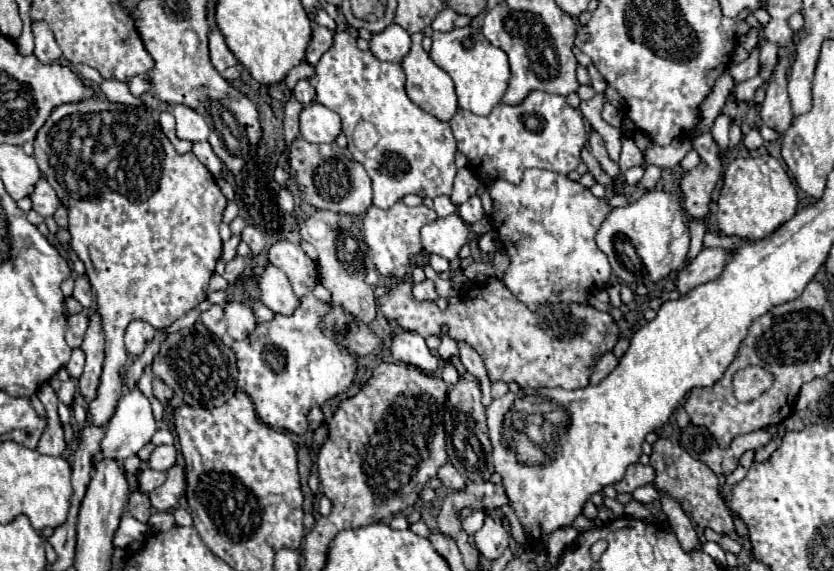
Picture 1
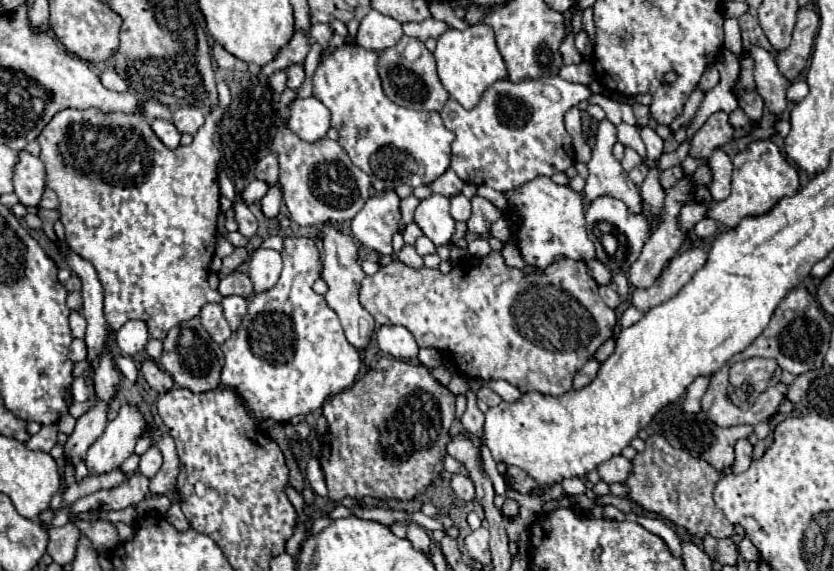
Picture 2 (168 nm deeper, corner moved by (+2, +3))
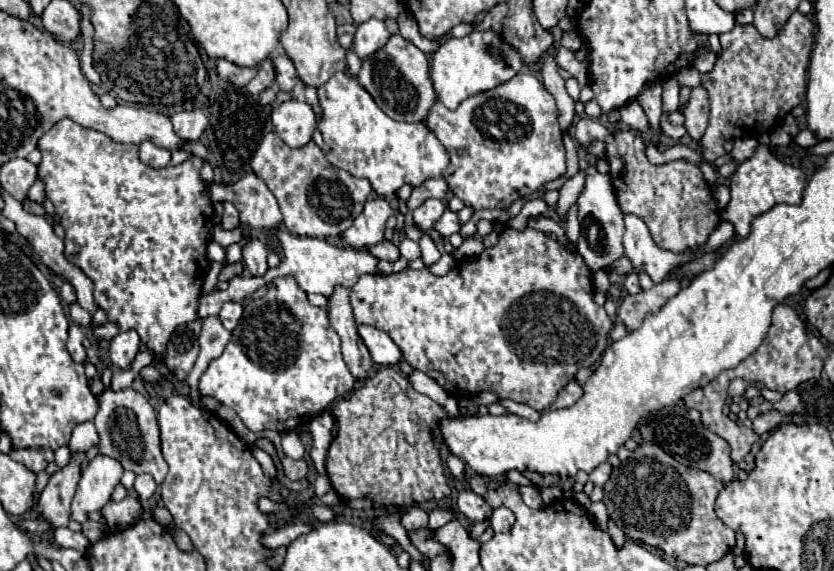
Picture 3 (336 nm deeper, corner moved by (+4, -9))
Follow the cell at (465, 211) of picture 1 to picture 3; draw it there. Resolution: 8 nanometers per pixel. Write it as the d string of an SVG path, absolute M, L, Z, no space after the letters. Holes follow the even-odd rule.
M446 210L444 214L442 214L442 218L434 224L434 230L438 232L438 234L442 234L442 236L450 236L450 234L454 234L454 232L460 232L460 224L458 224L458 216L454 214L454 212L450 212L450 210Z

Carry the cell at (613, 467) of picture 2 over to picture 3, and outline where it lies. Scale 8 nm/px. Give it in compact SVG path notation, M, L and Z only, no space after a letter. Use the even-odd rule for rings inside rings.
M604 462L604 464L598 464L588 476L590 476L590 480L592 480L596 486L604 486L606 480L610 478L610 472L612 472L612 466L610 466L608 462Z

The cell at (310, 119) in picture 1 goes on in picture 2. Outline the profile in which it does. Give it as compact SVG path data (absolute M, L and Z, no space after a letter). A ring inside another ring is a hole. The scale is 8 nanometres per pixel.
M296 98L292 104L292 116L288 128L306 142L316 142L326 136L330 128L330 110L316 98L300 100Z

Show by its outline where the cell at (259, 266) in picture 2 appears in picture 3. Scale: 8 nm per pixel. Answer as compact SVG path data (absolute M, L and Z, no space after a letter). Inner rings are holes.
M248 238L248 242L242 246L242 262L252 276L262 276L268 270L266 254L266 244L260 238Z

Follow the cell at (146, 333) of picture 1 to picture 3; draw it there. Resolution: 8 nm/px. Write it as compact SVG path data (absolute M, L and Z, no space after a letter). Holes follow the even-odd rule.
M134 330L116 334L110 340L110 348L108 348L112 366L114 368L122 368L122 370L128 368L132 364L134 356L138 354L138 350L140 350L140 336Z

